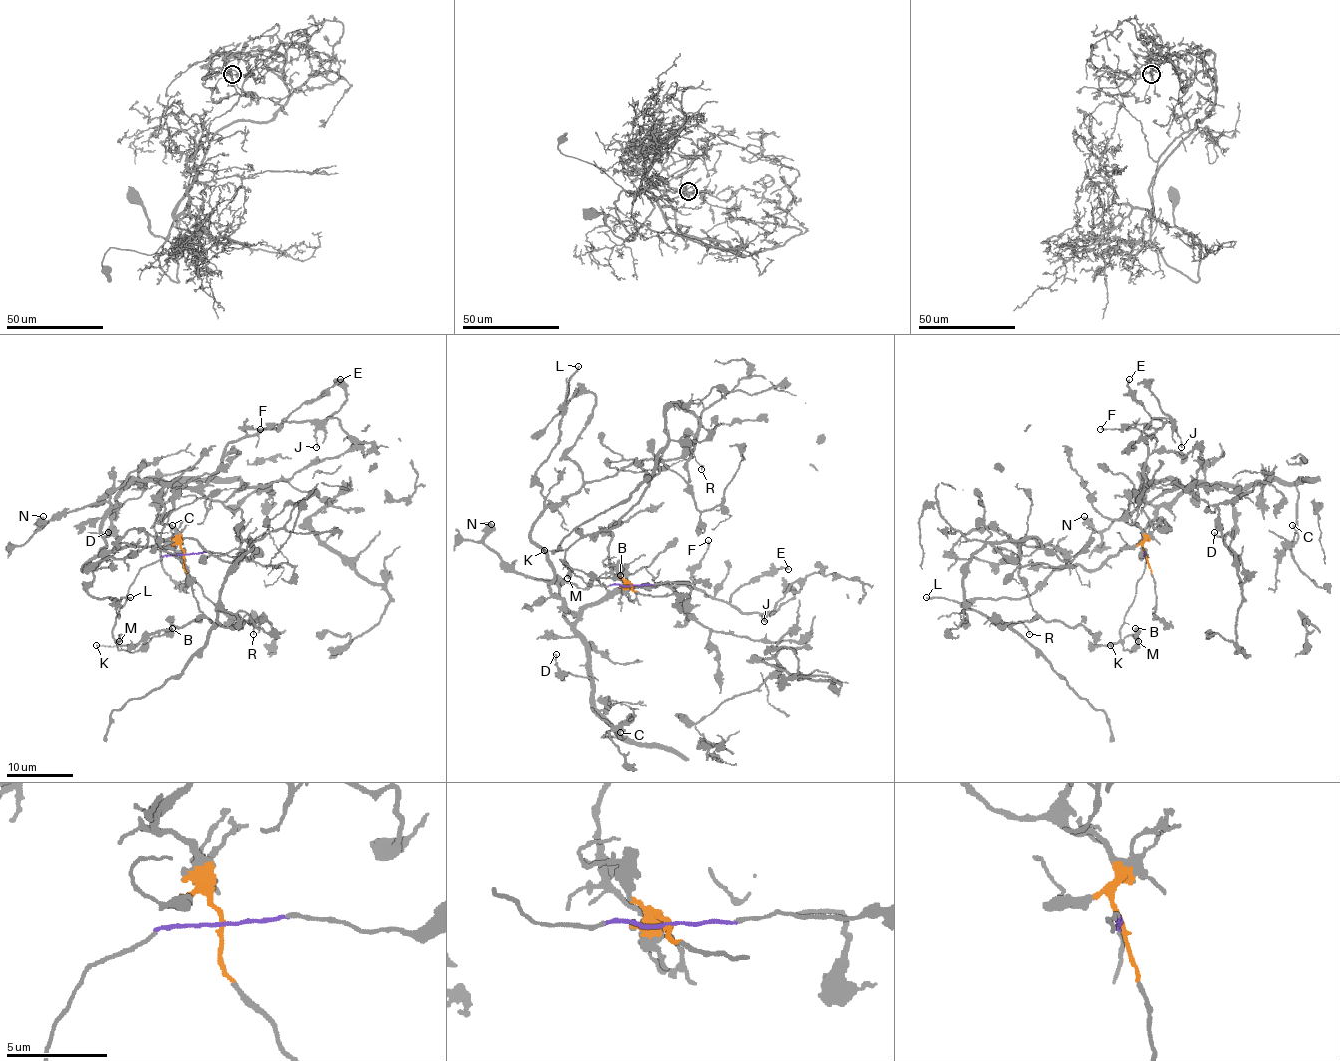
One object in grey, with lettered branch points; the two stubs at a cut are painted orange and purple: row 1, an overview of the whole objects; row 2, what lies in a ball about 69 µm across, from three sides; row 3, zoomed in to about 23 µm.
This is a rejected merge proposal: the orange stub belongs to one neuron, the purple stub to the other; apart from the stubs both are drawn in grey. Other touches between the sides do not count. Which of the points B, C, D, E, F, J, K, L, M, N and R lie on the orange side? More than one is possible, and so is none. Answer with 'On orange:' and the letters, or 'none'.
On orange: C, D, E, F, J, L, N

